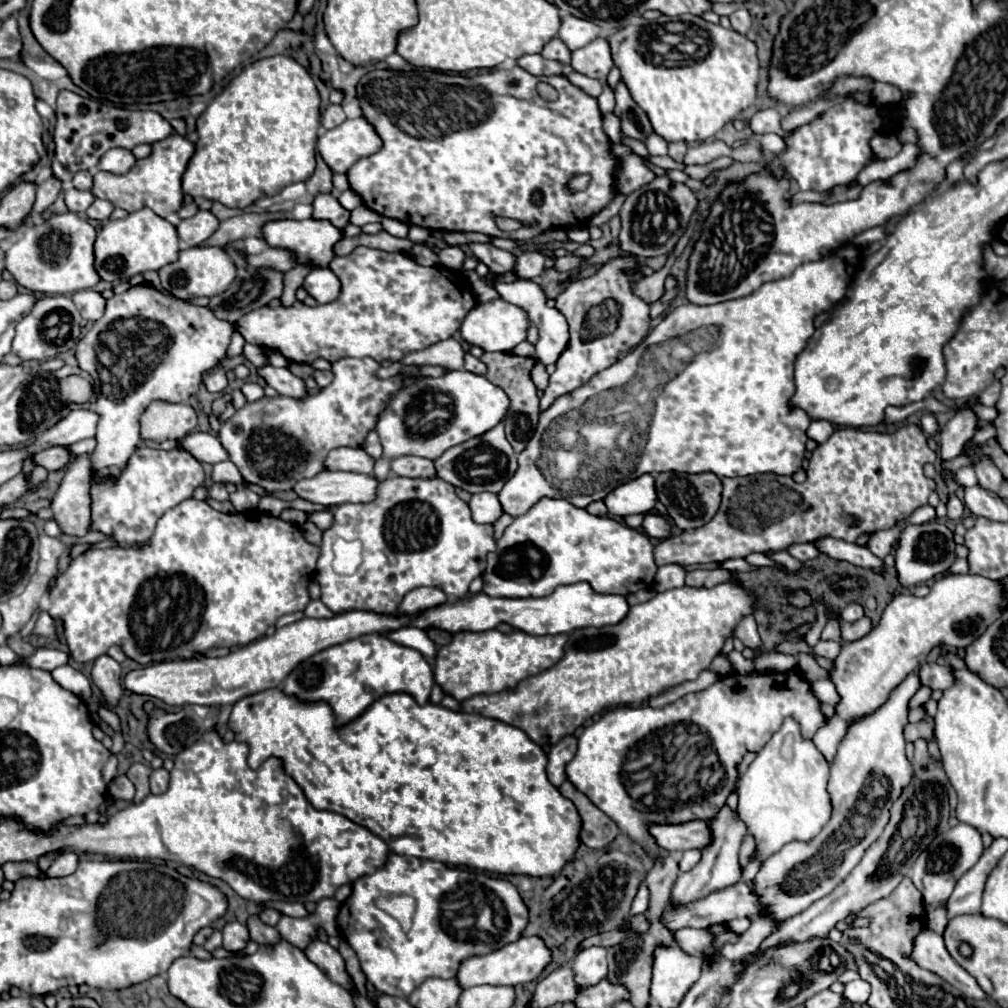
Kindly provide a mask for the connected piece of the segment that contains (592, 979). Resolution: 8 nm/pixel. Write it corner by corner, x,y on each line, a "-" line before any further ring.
604,947
582,949
572,959
572,971
574,971
574,983
578,987
598,985
606,977
606,973
608,973
606,949

